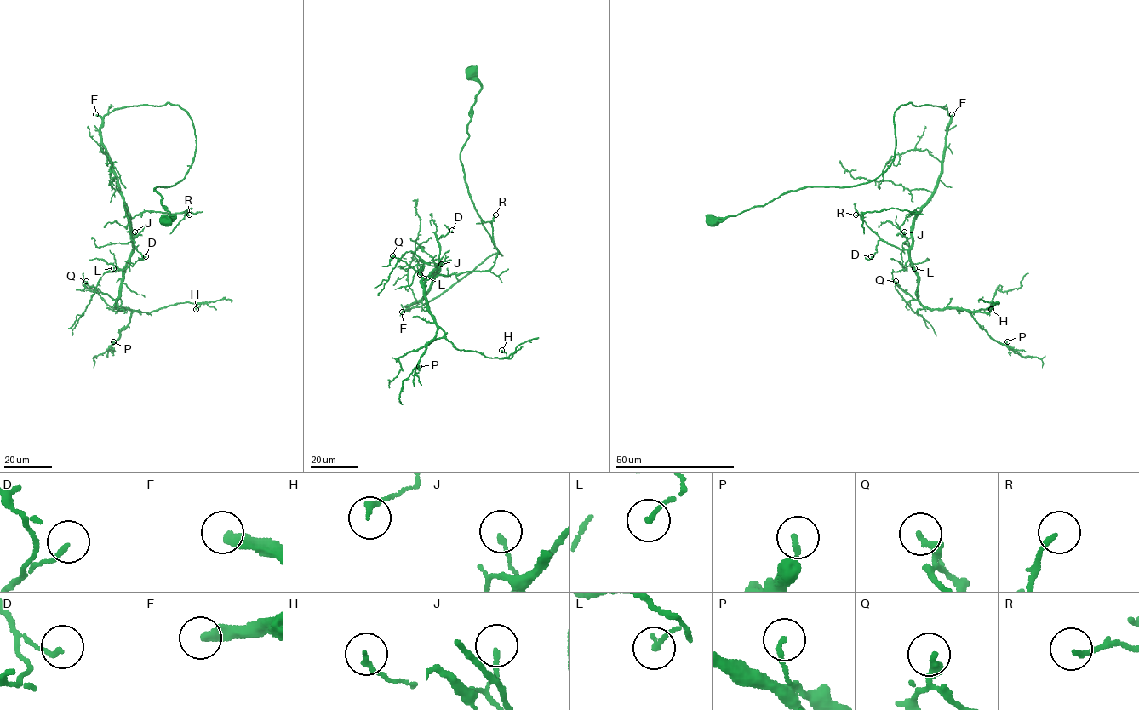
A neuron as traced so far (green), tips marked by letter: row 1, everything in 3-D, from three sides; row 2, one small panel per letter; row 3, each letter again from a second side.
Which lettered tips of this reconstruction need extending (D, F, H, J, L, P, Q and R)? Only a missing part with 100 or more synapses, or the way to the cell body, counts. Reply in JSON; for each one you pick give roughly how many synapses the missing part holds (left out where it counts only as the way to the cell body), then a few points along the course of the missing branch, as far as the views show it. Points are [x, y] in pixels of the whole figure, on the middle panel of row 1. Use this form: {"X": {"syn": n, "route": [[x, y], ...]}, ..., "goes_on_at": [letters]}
{"F": {"syn": 600}, "goes_on_at": ["F"]}

